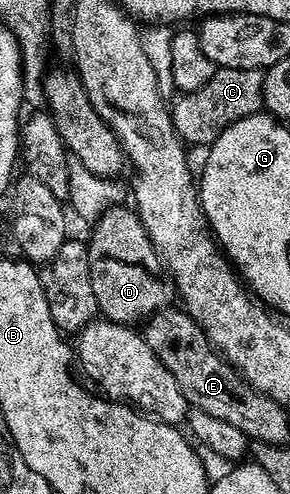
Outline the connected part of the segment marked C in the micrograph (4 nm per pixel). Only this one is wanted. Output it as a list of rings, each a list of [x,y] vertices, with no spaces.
[[[217,67],[214,77],[202,85],[202,89],[185,91],[176,104],[171,104],[172,124],[185,144],[210,145],[234,121],[247,115],[255,115],[263,108],[264,71],[254,69],[230,69]]]

